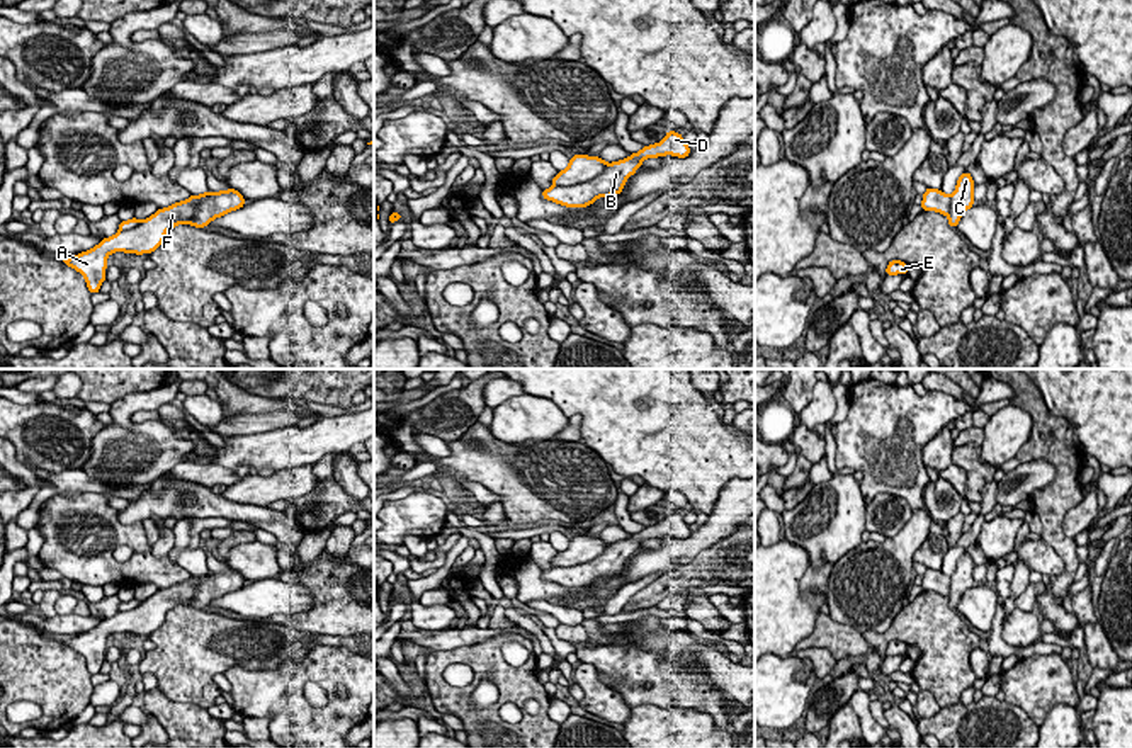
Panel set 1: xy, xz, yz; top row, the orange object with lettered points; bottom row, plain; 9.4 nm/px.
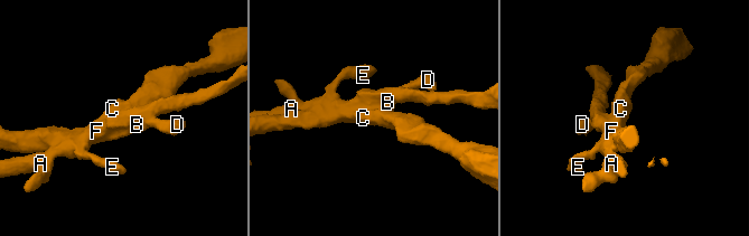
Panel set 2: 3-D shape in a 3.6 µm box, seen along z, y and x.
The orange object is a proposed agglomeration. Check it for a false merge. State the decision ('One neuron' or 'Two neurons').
Two neurons

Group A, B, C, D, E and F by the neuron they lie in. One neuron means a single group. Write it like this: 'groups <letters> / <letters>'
groups A E F / B C D

